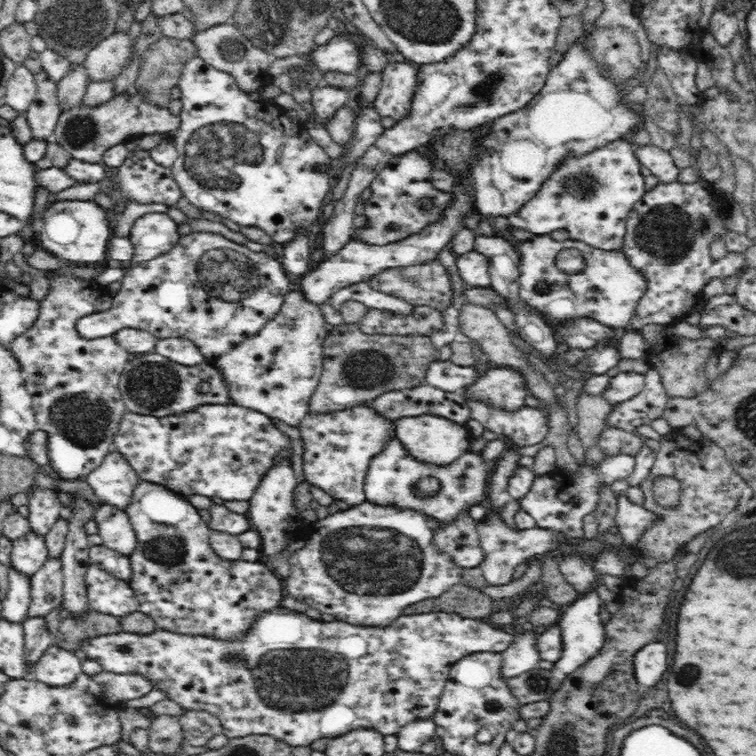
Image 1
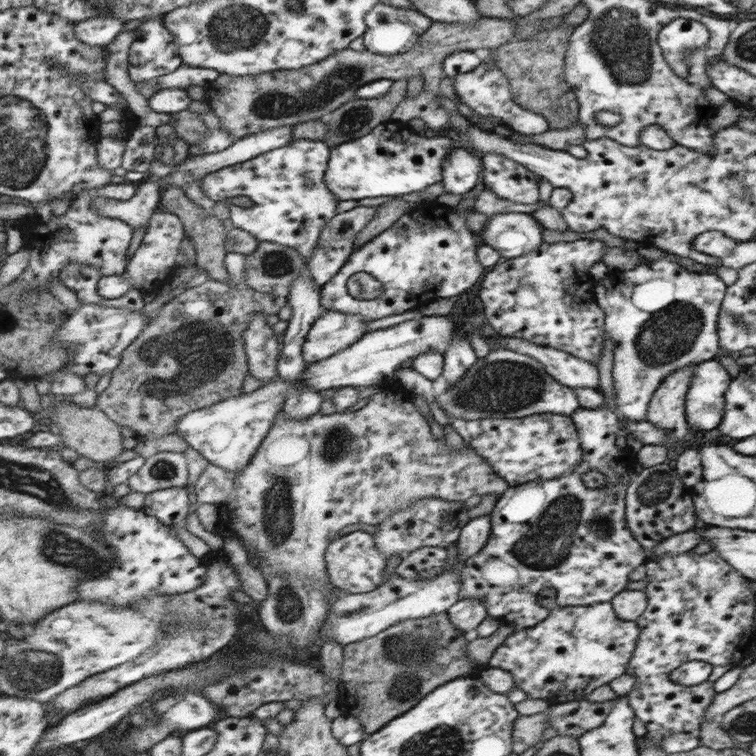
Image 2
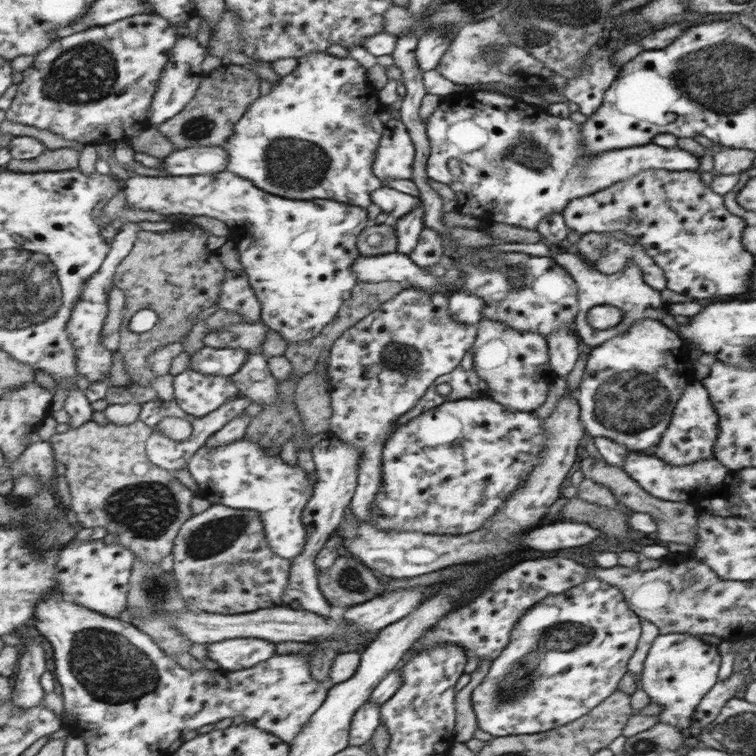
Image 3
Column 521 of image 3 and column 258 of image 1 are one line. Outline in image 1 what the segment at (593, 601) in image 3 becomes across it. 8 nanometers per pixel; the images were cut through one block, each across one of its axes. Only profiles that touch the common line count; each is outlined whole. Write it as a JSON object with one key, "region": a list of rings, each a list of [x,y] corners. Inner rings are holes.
{"region":[[[276,607],[276,612],[272,612],[272,616],[262,616],[260,615],[260,624],[252,624],[252,628],[248,630],[248,632],[244,632],[244,640],[240,641],[225,641],[225,642],[240,642],[240,644],[216,644],[216,639],[212,639],[209,636],[190,636],[184,634],[176,634],[175,632],[170,632],[164,629],[158,628],[154,630],[154,632],[150,632],[150,634],[132,634],[131,632],[116,632],[114,634],[104,634],[102,636],[95,636],[92,638],[88,638],[80,644],[79,650],[84,652],[86,655],[86,659],[91,659],[92,661],[96,661],[101,664],[101,667],[104,671],[116,674],[124,674],[124,673],[142,673],[142,675],[148,676],[148,679],[152,680],[152,685],[154,685],[154,689],[160,689],[166,693],[166,696],[169,696],[170,700],[174,700],[180,706],[185,708],[186,710],[199,710],[199,711],[208,711],[210,714],[216,715],[220,722],[222,723],[223,730],[222,733],[228,736],[229,739],[233,739],[236,737],[244,738],[244,736],[248,735],[268,735],[273,736],[276,740],[284,741],[286,744],[289,744],[291,747],[294,746],[309,746],[314,740],[320,740],[320,738],[336,738],[337,736],[344,735],[346,732],[356,731],[356,728],[371,728],[376,732],[379,732],[380,735],[388,736],[388,735],[398,735],[399,730],[406,726],[408,723],[412,723],[414,720],[428,720],[433,718],[434,713],[439,705],[440,697],[442,696],[446,681],[449,677],[449,671],[452,666],[458,662],[458,660],[463,659],[465,656],[474,654],[476,652],[499,652],[501,653],[503,650],[506,650],[510,644],[512,644],[514,638],[506,631],[503,631],[502,628],[492,627],[487,623],[479,621],[479,619],[473,618],[462,618],[462,616],[458,616],[458,614],[448,614],[448,612],[429,612],[428,614],[412,614],[412,616],[408,614],[404,614],[395,620],[394,623],[390,624],[388,628],[386,627],[360,627],[354,626],[353,624],[348,624],[341,622],[341,620],[333,620],[332,624],[328,624],[328,622],[318,622],[318,620],[312,620],[312,618],[306,616],[306,614],[298,614],[298,612],[290,612],[290,610],[284,610],[284,608]]]}

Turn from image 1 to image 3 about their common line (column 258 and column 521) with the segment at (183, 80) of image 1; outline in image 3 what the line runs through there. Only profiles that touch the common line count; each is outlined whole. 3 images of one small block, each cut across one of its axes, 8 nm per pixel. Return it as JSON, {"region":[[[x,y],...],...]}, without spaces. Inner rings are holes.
{"region":[[[462,89],[455,97],[443,98],[425,122],[430,147],[425,169],[427,179],[449,186],[457,194],[457,212],[470,214],[485,225],[500,223],[537,230],[542,219],[556,212],[562,213],[571,200],[593,195],[644,170],[698,171],[700,166],[696,155],[678,146],[664,148],[654,142],[589,154],[581,126],[568,116],[554,116],[546,107],[526,104],[498,92]]]}

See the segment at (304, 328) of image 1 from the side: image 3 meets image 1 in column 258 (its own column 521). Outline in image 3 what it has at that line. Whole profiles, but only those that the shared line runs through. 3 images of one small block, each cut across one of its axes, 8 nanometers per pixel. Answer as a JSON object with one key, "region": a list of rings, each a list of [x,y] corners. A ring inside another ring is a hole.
{"region":[[[481,318],[477,325],[477,340],[473,344],[474,365],[478,375],[489,387],[490,399],[507,409],[533,412],[540,408],[550,384],[557,378],[551,370],[547,340],[540,333],[511,329],[500,321]]]}

